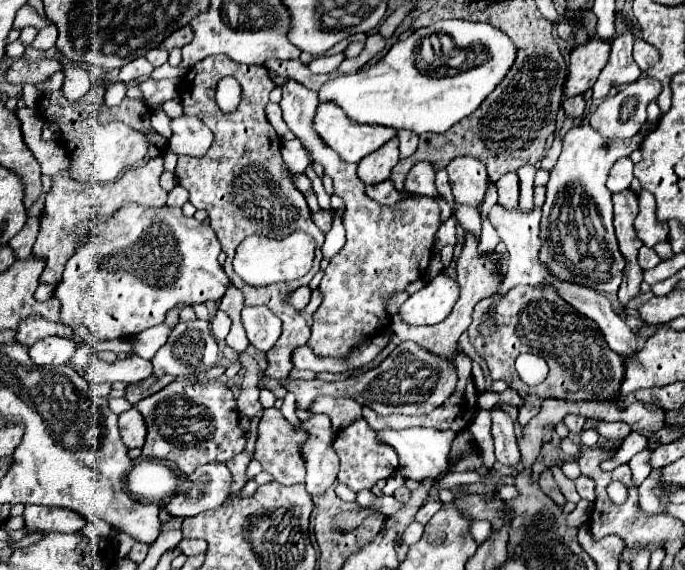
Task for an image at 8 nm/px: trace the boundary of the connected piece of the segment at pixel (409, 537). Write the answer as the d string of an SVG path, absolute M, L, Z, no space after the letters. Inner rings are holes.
M413 521L404 531L401 539L407 544L412 545L420 540L424 531L424 525Z

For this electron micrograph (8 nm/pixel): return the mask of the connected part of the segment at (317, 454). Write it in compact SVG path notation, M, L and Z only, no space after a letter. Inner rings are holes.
M312 415L298 425L308 433L308 439L300 445L300 453L306 465L306 491L310 495L322 495L338 475L340 459L332 447L334 431L326 415Z

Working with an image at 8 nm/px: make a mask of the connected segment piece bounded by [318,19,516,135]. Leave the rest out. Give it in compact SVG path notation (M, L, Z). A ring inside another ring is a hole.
M462 19L438 21L432 27L414 31L408 39L398 39L390 51L374 65L362 67L352 75L338 75L324 83L318 91L320 103L336 103L352 121L358 123L376 123L384 127L392 127L394 131L408 129L416 135L422 133L444 133L460 119L474 113L480 103L494 91L494 87L504 79L506 71L512 67L516 55L516 47L512 41L488 23L470 23ZM432 31L448 31L454 43L460 49L476 49L484 47L488 51L488 59L466 73L458 73L454 77L428 77L418 73L414 57L421 40Z

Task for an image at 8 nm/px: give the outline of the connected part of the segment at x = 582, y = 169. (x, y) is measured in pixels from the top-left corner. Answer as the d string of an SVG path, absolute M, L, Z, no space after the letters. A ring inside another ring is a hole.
M582 123L578 127L572 127L562 137L562 155L556 163L556 167L550 173L550 181L546 185L546 203L542 209L542 251L540 257L550 267L552 275L562 281L580 283L586 287L596 289L598 293L616 293L622 275L624 275L624 257L616 245L616 235L612 227L612 199L610 191L606 189L606 177L612 165L624 157L630 155L634 149L640 147L646 133L638 132L632 139L604 139L596 129L592 129L588 123ZM578 261L592 261L592 267L578 267Z

